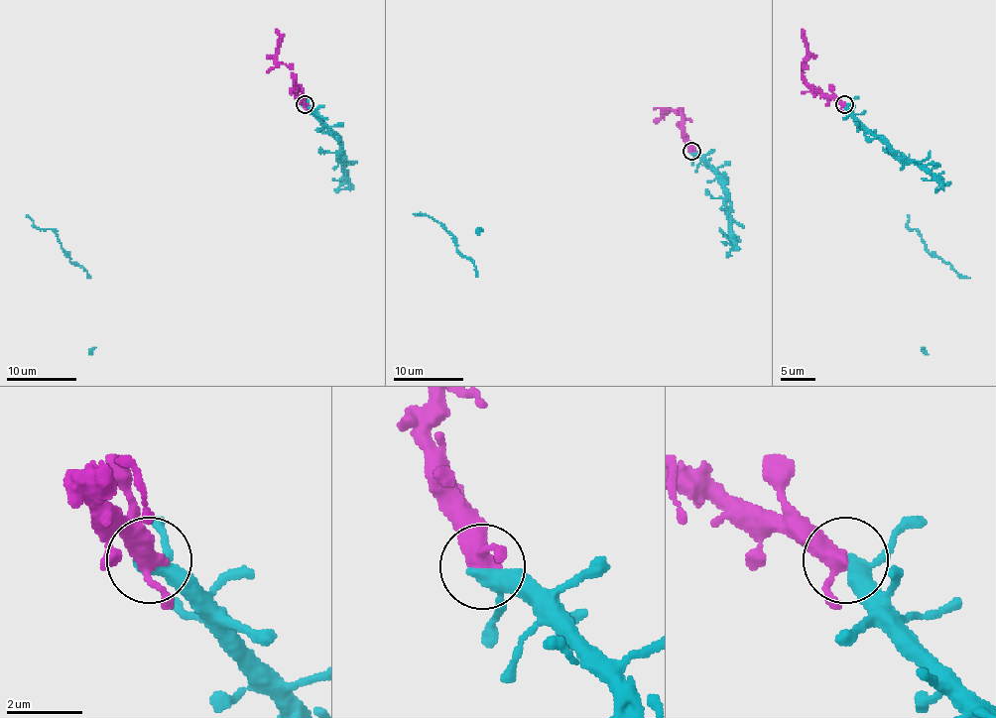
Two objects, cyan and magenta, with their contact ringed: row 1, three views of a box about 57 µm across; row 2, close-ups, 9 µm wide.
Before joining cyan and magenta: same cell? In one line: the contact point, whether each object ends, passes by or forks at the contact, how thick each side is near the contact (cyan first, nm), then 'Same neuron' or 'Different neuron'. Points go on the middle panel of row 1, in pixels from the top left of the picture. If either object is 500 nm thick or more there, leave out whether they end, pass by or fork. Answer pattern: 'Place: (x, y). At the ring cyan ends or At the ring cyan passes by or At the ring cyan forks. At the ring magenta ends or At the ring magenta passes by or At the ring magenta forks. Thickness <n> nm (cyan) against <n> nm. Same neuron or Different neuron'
Place: (691, 151). At the ring cyan passes by. At the ring magenta passes by. Thickness 360 nm (cyan) against 380 nm. Same neuron

